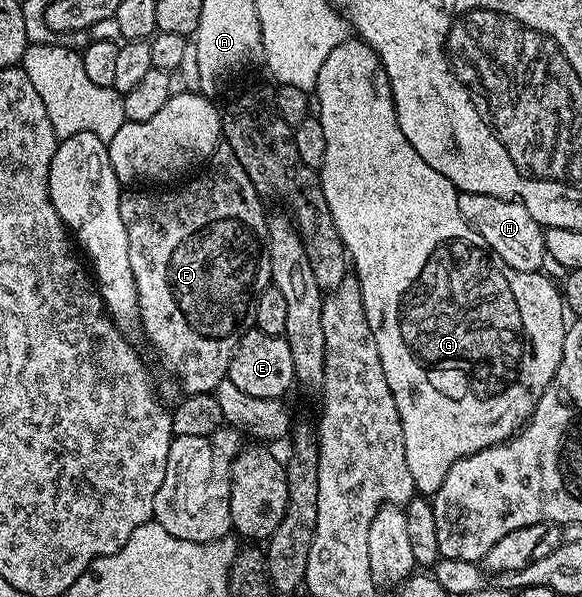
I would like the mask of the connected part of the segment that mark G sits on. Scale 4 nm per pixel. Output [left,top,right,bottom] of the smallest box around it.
[313,38,565,498]

